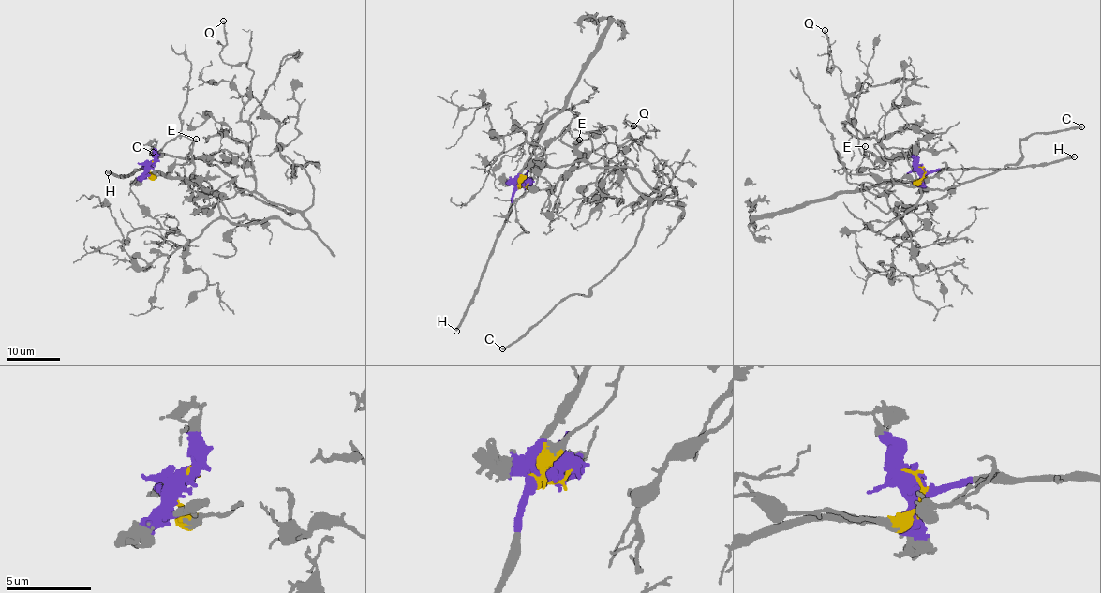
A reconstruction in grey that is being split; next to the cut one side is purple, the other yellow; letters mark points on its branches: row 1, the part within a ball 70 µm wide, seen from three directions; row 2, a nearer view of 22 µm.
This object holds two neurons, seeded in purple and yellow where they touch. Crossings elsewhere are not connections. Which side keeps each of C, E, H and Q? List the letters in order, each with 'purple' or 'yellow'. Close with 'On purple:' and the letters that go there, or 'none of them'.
C: yellow
E: yellow
H: purple
Q: yellow
On purple: H

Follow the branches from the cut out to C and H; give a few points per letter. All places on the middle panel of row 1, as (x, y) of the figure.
C: (521, 186), (574, 116), (563, 141), (592, 165), (634, 169), (662, 194), (587, 295), (565, 296), (502, 349)
H: (521, 186), (513, 195), (510, 214), (497, 238), (473, 302), (455, 331)

